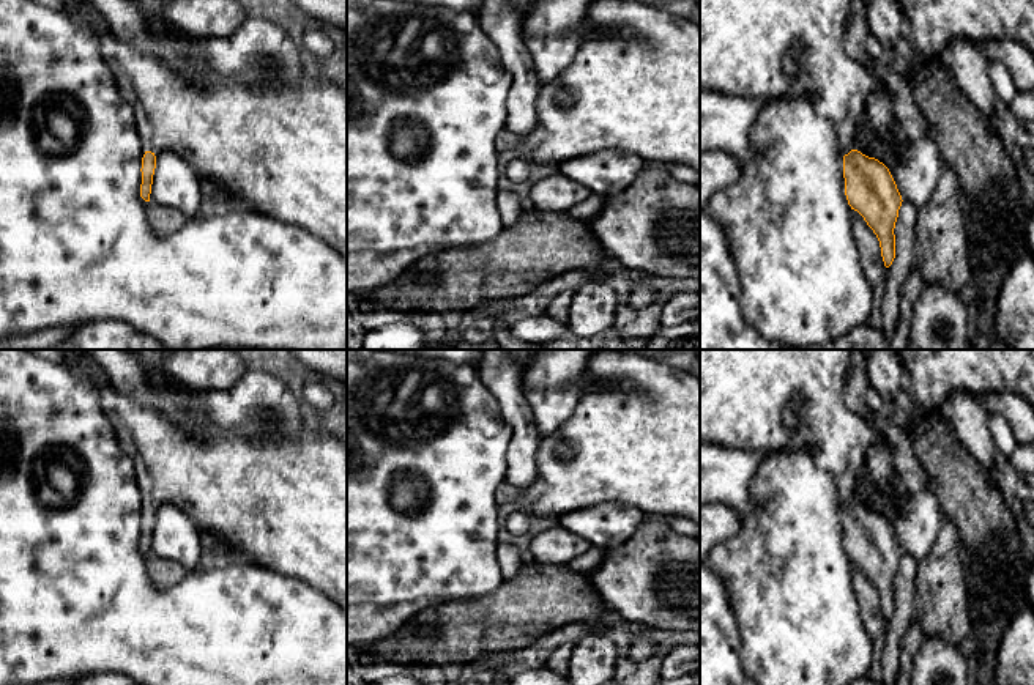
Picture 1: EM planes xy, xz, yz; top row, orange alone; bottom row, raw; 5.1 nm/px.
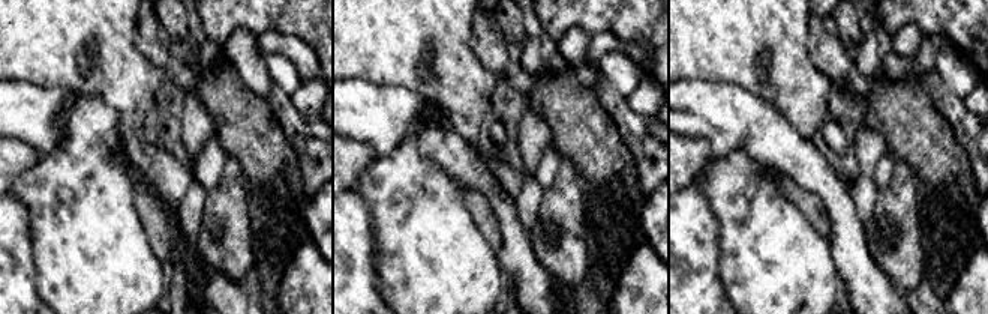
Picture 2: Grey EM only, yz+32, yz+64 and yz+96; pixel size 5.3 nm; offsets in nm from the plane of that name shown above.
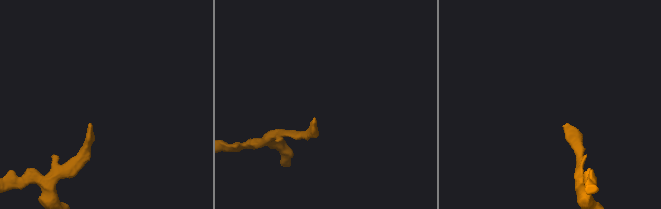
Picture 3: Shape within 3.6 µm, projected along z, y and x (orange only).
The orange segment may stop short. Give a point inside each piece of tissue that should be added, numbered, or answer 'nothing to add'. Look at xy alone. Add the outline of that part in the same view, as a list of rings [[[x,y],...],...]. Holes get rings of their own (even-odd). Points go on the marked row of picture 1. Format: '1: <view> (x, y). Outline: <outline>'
1: xy (279, 145). Outline: [[[66,0],[61,9],[71,20],[90,30],[99,43],[121,96],[134,109],[136,123],[145,151],[177,153],[200,178],[219,186],[230,200],[244,202],[249,209],[287,224],[303,227],[328,243],[347,260],[347,91],[328,77],[312,79],[304,71],[298,79],[285,79],[281,68],[268,58],[255,58],[246,71],[246,80],[222,77],[202,54],[210,39],[194,36],[172,25],[164,16],[167,0],[137,0],[147,22],[162,27],[158,43],[178,50],[186,66],[197,76],[192,80],[183,69],[166,60],[140,54],[129,41],[112,28],[101,30],[82,9],[84,0]]]

